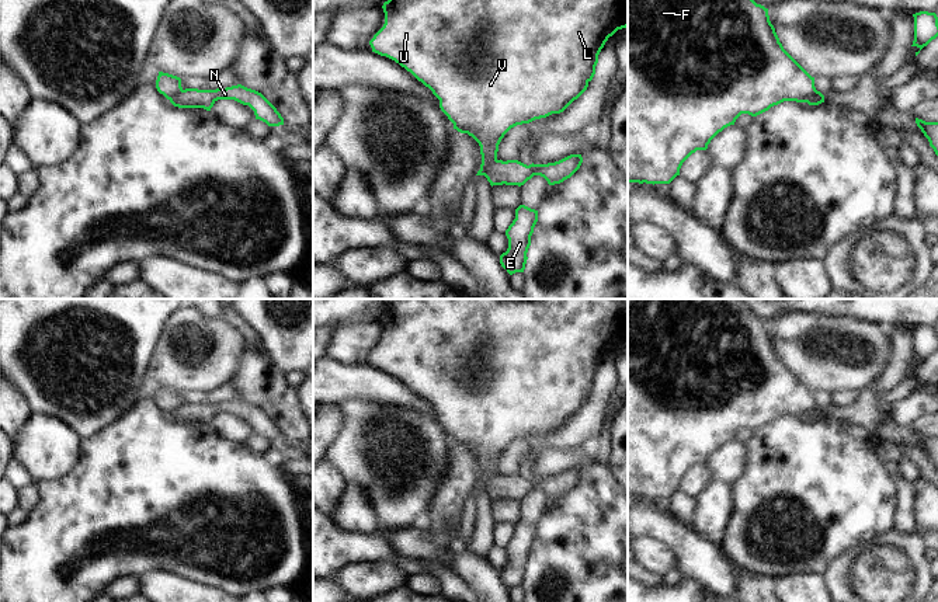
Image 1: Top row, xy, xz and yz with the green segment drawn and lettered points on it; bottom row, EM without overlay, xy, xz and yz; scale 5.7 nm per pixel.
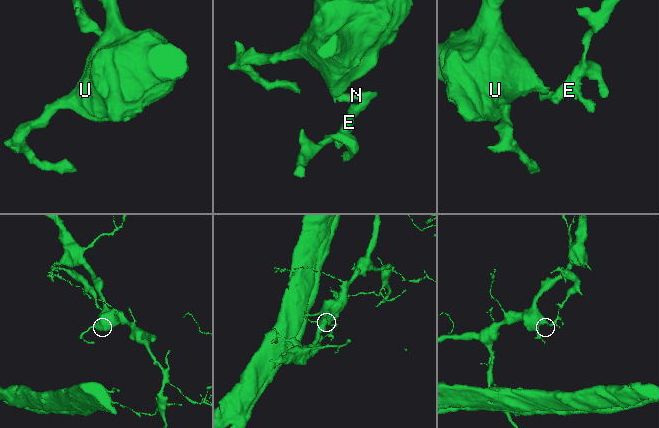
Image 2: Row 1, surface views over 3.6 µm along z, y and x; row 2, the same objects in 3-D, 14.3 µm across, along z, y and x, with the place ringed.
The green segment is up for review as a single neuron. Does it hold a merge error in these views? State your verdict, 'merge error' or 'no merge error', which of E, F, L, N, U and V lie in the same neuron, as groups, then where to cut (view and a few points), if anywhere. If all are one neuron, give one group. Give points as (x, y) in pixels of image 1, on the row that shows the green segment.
merge error; E N / F L U V; cut in xz along (496, 159), (483, 174)

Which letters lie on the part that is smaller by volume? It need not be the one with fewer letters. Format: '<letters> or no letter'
E, N

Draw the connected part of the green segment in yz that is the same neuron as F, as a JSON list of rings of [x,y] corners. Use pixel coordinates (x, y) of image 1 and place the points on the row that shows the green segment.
[[[628,0],[628,182],[639,184],[670,184],[677,175],[682,163],[696,150],[706,150],[711,140],[725,128],[734,125],[741,114],[757,116],[771,107],[784,101],[807,102],[810,97],[821,94],[814,87],[814,77],[812,77],[782,46],[769,21],[768,8],[757,4],[754,0]]]

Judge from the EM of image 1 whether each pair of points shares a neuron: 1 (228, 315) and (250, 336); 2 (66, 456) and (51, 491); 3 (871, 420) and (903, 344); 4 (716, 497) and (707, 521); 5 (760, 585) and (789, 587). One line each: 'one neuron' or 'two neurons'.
1: one neuron
2: two neurons
3: one neuron
4: one neuron
5: two neurons

